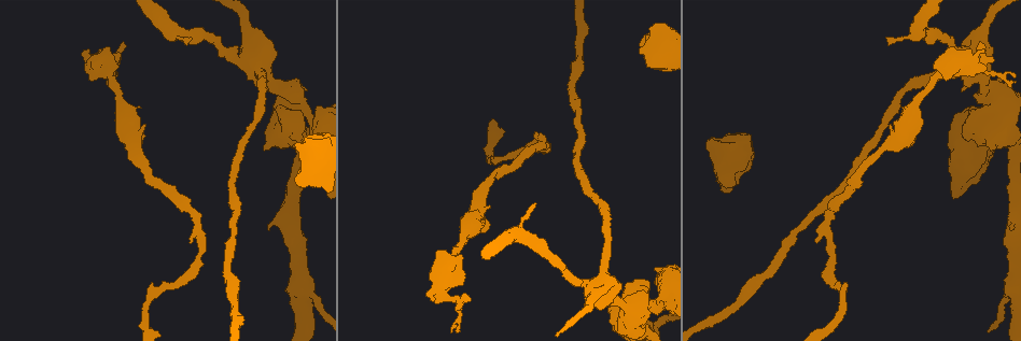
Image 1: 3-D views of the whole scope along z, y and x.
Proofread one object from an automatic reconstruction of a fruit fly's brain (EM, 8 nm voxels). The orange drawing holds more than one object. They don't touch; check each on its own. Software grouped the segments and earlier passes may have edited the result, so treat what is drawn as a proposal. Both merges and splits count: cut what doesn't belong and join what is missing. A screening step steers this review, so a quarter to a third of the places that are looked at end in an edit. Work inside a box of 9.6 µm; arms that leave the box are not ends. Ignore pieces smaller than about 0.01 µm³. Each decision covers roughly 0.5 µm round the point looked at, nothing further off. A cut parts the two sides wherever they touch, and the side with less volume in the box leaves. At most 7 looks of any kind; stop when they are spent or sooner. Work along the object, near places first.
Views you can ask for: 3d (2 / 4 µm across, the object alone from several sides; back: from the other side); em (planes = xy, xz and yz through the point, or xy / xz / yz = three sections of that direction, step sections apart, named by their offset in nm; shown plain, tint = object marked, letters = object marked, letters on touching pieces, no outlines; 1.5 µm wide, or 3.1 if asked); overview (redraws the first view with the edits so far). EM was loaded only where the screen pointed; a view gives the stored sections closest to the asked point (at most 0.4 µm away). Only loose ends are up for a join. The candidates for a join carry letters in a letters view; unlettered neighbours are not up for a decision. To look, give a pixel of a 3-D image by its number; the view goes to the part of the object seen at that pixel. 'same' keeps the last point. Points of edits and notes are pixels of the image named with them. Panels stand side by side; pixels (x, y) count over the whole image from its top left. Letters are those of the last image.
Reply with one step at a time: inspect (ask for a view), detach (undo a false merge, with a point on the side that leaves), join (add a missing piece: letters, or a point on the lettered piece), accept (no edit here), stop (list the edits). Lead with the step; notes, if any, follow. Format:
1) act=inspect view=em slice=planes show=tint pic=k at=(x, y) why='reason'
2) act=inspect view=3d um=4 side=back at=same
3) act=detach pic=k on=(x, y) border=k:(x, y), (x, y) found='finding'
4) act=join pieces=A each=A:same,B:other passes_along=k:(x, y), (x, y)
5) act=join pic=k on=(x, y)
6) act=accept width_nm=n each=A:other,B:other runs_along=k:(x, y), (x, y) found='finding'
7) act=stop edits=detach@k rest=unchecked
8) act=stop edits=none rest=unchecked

act=inspect view=3d um=4 pic=1 at=(265, 147) why='thick end'

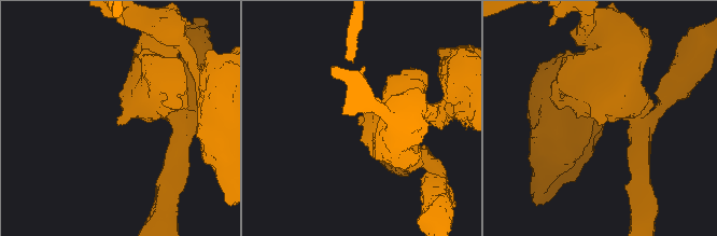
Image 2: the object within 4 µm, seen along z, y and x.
act=inspect view=em slice=planes show=letters pic=2 at=(360, 124)

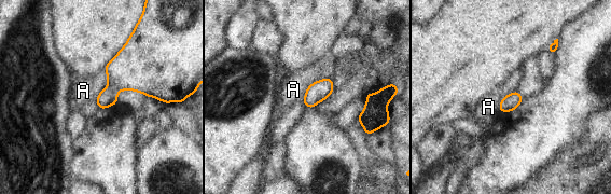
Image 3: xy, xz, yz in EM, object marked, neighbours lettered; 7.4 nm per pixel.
act=accept each=A:other found='none of them fits'

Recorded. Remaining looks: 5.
act=inspect view=em slice=xz step=8 show=letters pic=1 at=(733, 186) why='thick end'

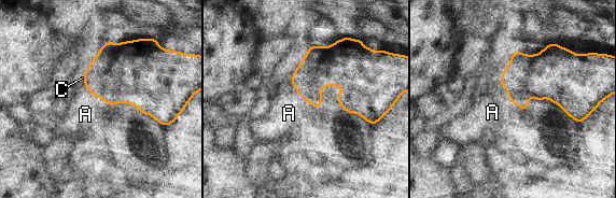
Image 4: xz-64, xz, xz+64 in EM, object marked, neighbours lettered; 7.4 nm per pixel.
act=inspect view=em slice=planes show=letters at=same

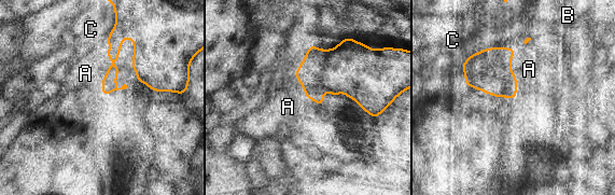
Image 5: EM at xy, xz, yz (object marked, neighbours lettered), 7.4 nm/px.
act=join pieces=A each=A:same,B:other,C:other found='the cell continues'

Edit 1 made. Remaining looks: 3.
act=inspect view=overview

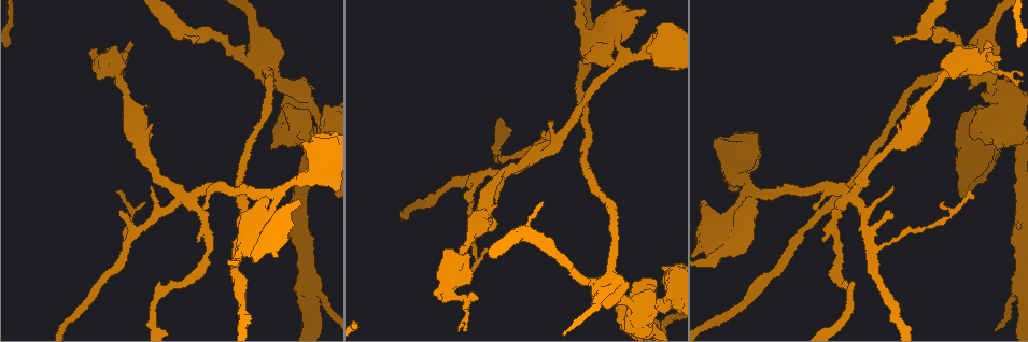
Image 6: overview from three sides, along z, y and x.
act=inspect view=em slice=yz step=8 show=tint pic=6 at=(118, 190) why='branch stops here'

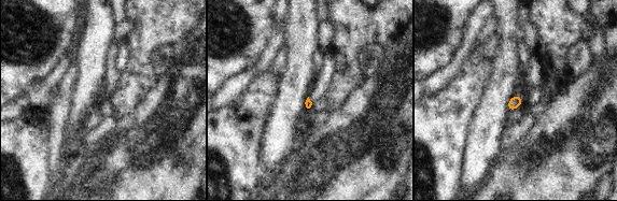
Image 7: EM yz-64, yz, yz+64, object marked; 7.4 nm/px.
act=inspect view=em slice=planes show=letters at=same

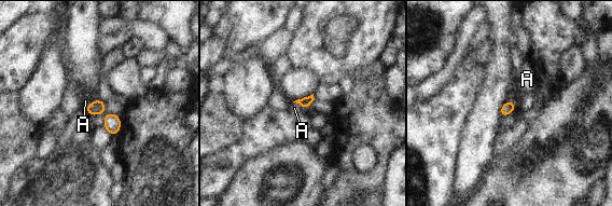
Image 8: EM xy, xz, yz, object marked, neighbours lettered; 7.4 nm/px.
act=join pieces=A longest_contact=A:120nm each=A:same passes_along=8:(305, 102), (300, 105), (294, 108) found='it goes on there'

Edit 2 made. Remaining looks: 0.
act=stop edits=join@5,join@8 rest=unchecked

